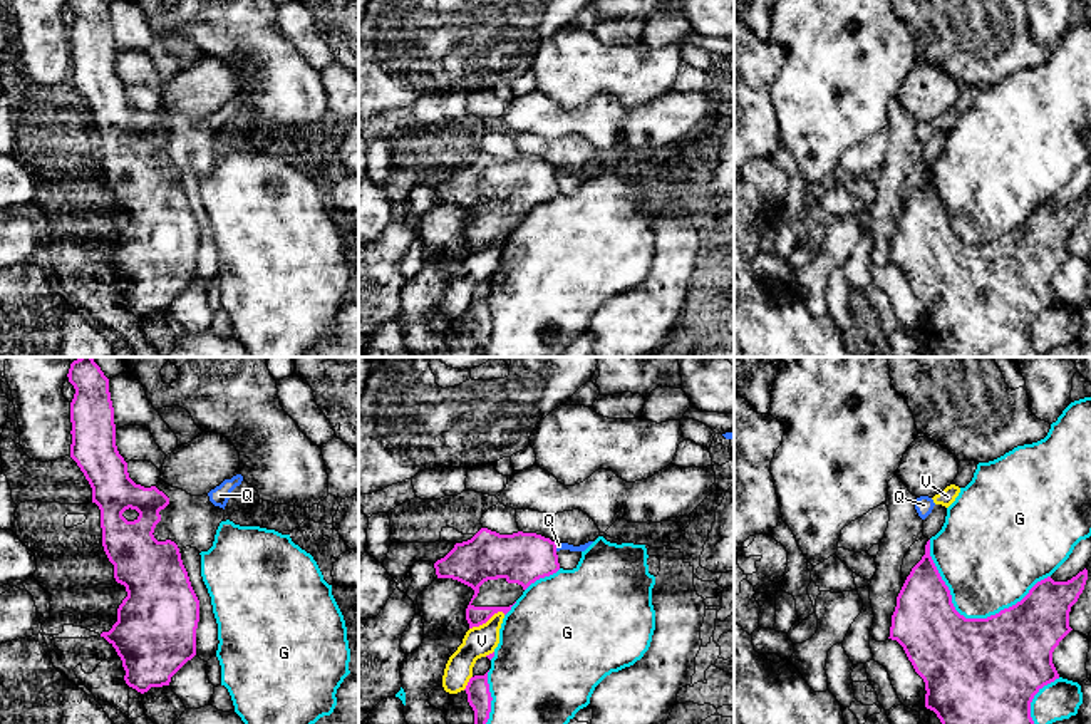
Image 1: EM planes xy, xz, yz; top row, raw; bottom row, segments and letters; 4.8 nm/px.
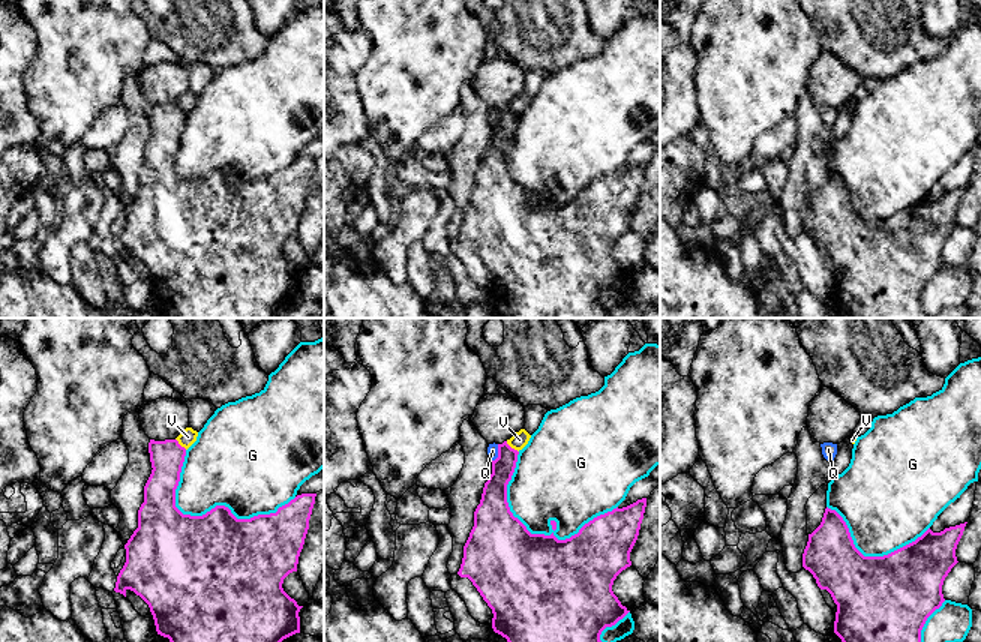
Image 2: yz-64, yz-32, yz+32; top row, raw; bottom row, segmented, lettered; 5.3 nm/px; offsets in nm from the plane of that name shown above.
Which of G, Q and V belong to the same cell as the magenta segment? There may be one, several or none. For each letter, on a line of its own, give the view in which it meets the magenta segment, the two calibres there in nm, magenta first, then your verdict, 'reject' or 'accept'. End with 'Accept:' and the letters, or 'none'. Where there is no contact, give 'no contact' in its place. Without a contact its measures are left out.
G: yz | 500/400 nm | reject
Q: xz | 240/30 nm | reject
V: xz | 160/150 nm | reject
Accept: none

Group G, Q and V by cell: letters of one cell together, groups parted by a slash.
G / Q V

